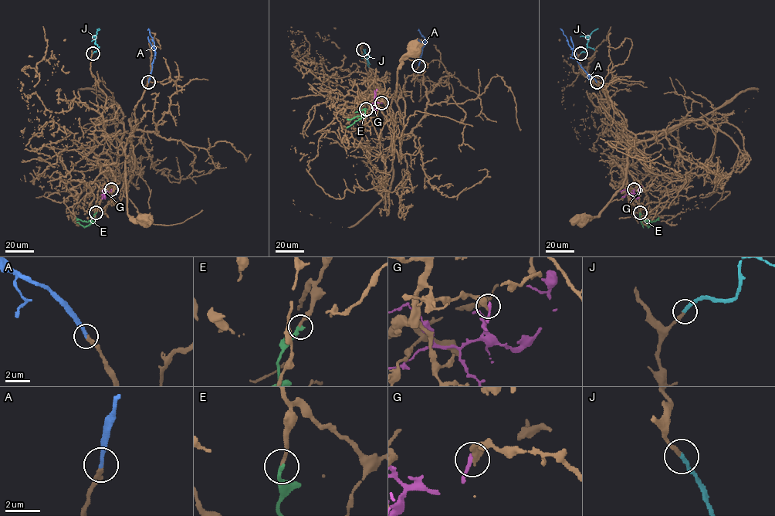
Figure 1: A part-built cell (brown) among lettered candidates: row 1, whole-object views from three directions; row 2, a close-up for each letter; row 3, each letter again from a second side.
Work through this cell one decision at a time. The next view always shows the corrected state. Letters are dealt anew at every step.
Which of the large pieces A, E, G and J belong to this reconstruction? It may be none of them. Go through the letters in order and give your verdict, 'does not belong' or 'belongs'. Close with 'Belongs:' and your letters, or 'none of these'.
A: belongs
E: belongs
G: does not belong
J: belongs
Belongs: A, E, J

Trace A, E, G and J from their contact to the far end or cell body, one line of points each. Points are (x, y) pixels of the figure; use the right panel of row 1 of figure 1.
A: (597, 82), (579, 63), (574, 51), (560, 28)
E: (640, 212), (643, 220), (651, 222), (658, 217)
G: (634, 189), (632, 194), (628, 194), (624, 189), (620, 191)
J: (580, 53), (587, 51), (588, 36), (598, 28)

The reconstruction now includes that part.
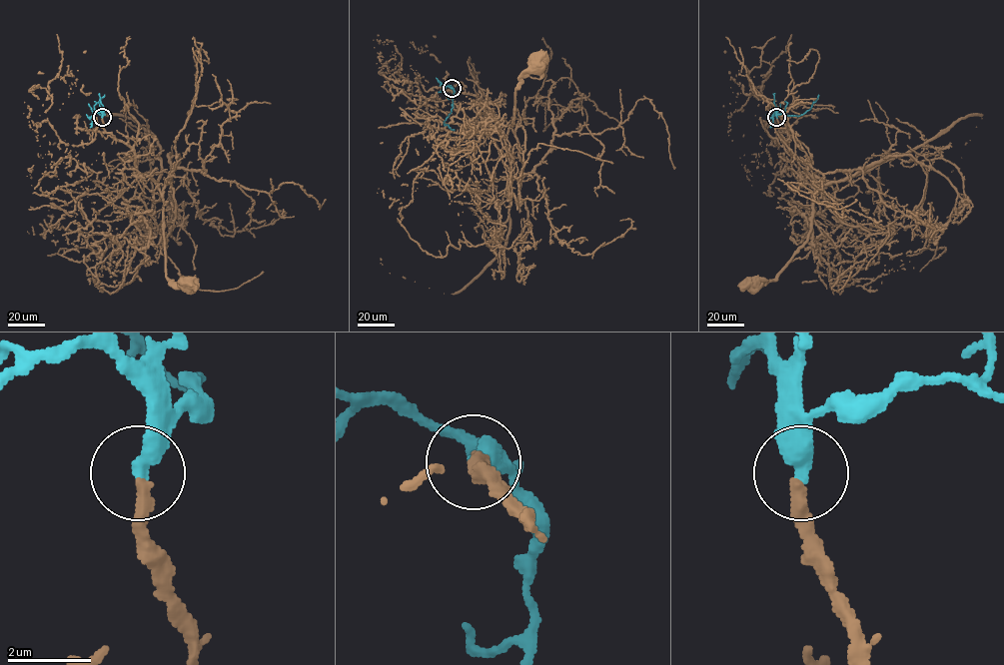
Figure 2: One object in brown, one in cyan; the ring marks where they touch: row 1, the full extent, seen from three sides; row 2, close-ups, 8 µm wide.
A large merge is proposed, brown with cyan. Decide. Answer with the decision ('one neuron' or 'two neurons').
one neuron

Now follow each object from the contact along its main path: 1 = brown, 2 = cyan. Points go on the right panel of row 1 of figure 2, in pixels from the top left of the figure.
1: (776, 118), (782, 131), (781, 140), (790, 152), (827, 183), (813, 194), (808, 240), (774, 279), (754, 286)
2: (776, 117), (783, 113), (801, 115), (818, 95)

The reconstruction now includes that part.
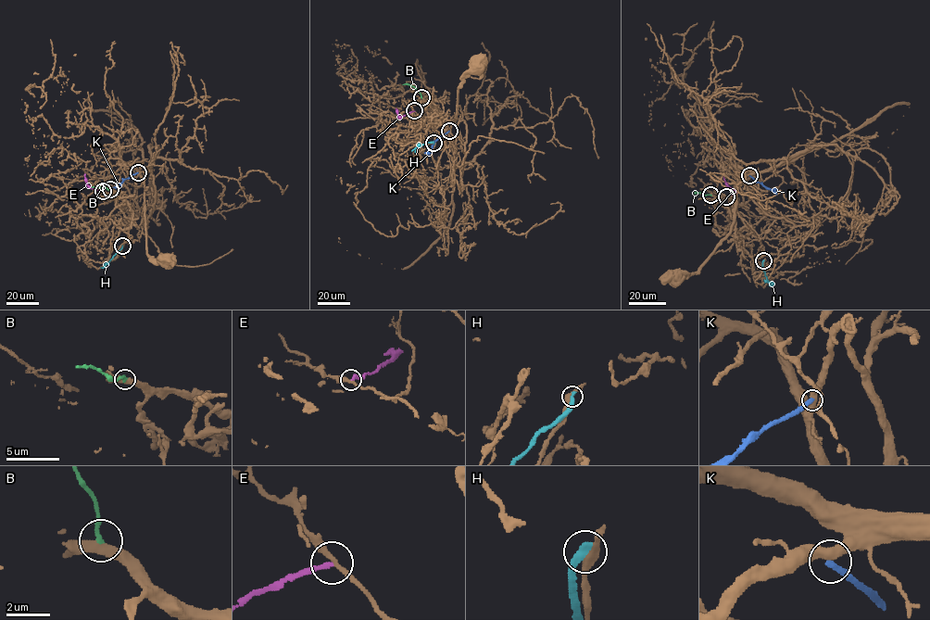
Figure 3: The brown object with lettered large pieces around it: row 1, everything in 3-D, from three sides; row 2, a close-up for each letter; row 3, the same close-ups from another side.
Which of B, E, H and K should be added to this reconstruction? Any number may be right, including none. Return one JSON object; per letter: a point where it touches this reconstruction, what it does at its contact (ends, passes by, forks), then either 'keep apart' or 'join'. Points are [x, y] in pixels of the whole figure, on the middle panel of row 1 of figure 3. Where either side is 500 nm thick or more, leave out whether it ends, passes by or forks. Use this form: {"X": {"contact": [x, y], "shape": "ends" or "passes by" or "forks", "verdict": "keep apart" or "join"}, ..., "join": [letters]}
{"B": {"contact": [421, 97], "shape": "ends", "verdict": "keep apart"}, "E": {"contact": [414, 110], "shape": "ends", "verdict": "keep apart"}, "H": {"contact": [433, 143], "shape": "ends", "verdict": "keep apart"}, "K": {"contact": [449, 131], "shape": "ends", "verdict": "keep apart"}, "join": []}

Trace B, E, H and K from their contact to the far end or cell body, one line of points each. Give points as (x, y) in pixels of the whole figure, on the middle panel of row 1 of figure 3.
B: (421, 97), (413, 86), (403, 84)
E: (414, 111), (400, 117), (395, 108)
H: (433, 143), (422, 144), (411, 151)
K: (449, 131), (437, 139), (428, 153), (423, 152)

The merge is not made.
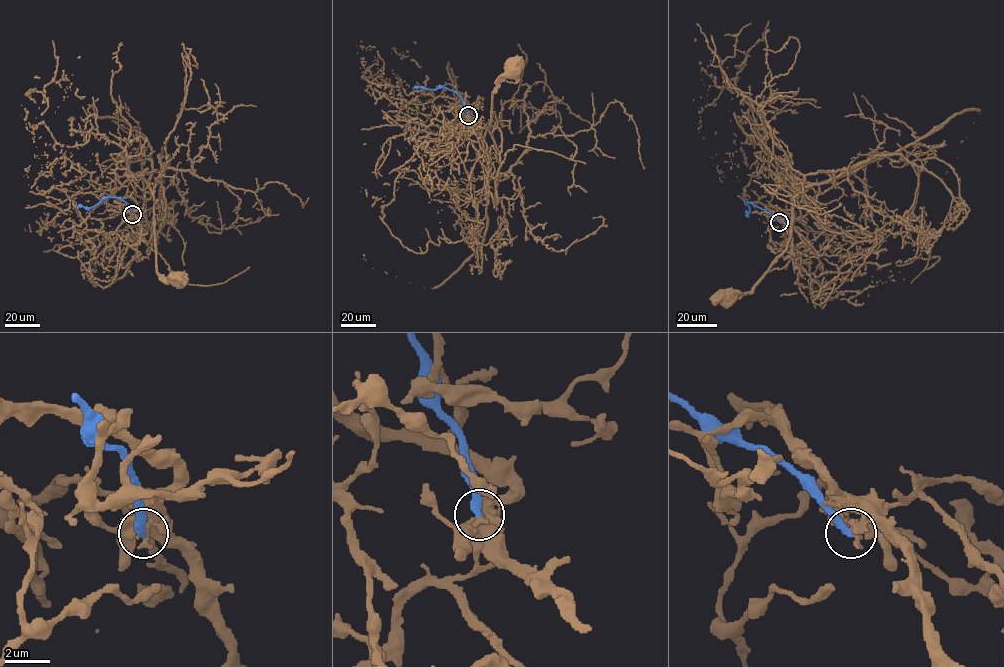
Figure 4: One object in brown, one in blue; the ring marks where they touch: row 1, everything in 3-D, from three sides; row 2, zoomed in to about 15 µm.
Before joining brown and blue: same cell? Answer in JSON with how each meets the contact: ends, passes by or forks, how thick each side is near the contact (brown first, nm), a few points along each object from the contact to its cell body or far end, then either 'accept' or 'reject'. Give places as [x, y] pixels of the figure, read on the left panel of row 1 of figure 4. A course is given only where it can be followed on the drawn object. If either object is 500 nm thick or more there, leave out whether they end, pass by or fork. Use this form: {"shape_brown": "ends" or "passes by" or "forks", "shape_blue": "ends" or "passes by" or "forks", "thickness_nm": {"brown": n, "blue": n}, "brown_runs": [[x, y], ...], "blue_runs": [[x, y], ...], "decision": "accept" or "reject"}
{"shape_brown": "passes by", "shape_blue": "ends", "thickness_nm": {"brown": 190, "blue": 360}, "brown_runs": [[132, 214], [88, 192], [118, 188], [131, 175], [139, 174], [153, 197], [155, 270], [162, 277], [177, 280]], "blue_runs": [[132, 214], [126, 203], [116, 197], [104, 197], [93, 207], [79, 206], [77, 209]], "decision": "reject"}

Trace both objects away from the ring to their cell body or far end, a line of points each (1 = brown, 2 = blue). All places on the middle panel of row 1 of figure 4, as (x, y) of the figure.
1: (468, 115), (456, 128), (424, 130), (457, 138), (471, 128), (482, 140), (491, 94), (513, 71)
2: (468, 115), (462, 99), (452, 90), (413, 88)

